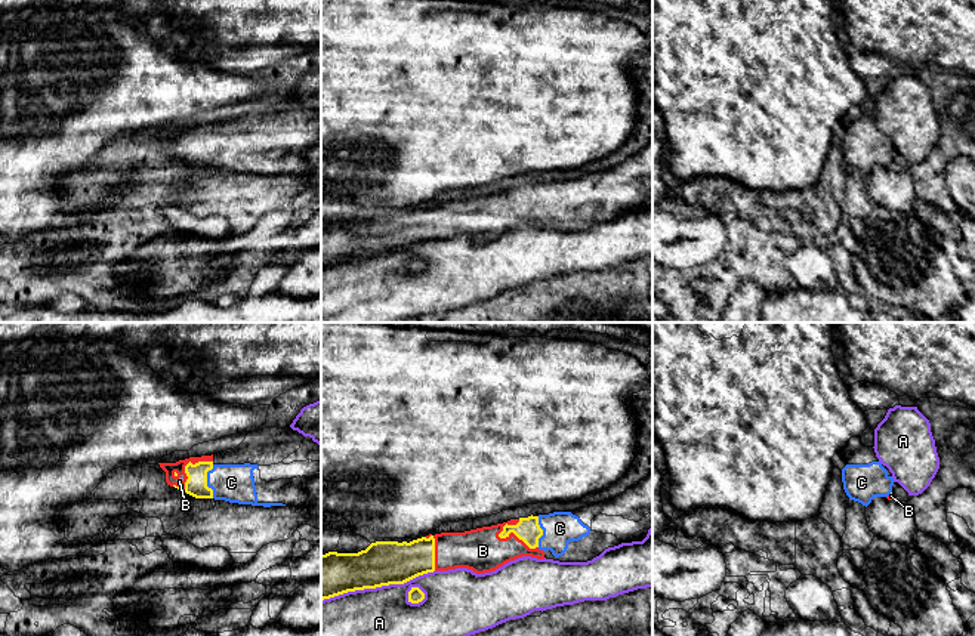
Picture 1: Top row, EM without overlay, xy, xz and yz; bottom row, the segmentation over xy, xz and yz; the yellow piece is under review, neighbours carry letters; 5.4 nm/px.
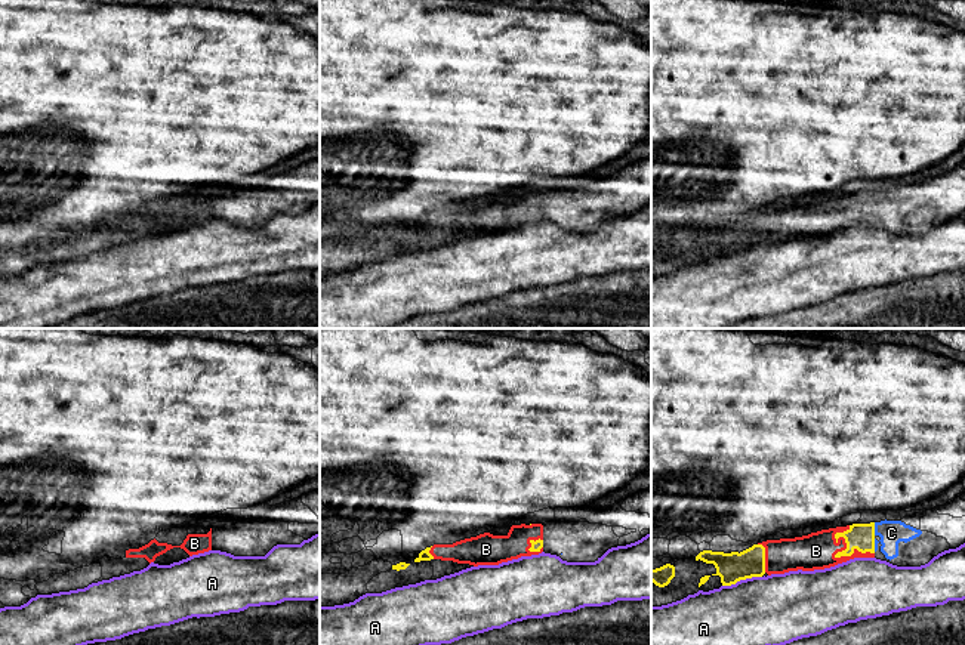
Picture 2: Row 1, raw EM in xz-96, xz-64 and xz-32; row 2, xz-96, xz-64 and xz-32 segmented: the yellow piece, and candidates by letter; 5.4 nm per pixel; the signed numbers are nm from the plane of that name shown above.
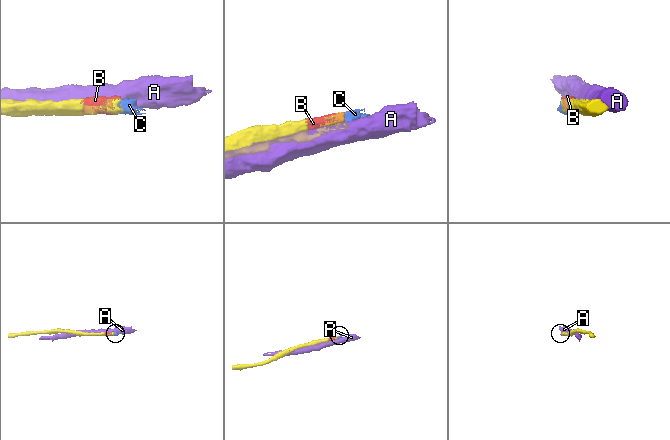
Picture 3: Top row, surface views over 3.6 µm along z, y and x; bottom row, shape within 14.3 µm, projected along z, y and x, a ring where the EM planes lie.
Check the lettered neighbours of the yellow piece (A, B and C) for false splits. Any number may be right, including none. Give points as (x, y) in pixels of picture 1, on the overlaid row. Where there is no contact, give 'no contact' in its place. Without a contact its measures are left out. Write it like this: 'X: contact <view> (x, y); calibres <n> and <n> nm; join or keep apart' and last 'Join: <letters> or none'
A: contact xz (378, 586); calibres 240 and 280 nm; keep apart
B: contact xz (518, 537); calibres 130 and 240 nm; join
C: contact xy (206, 481); calibres 120 and 200 nm; join
Join: B, C

